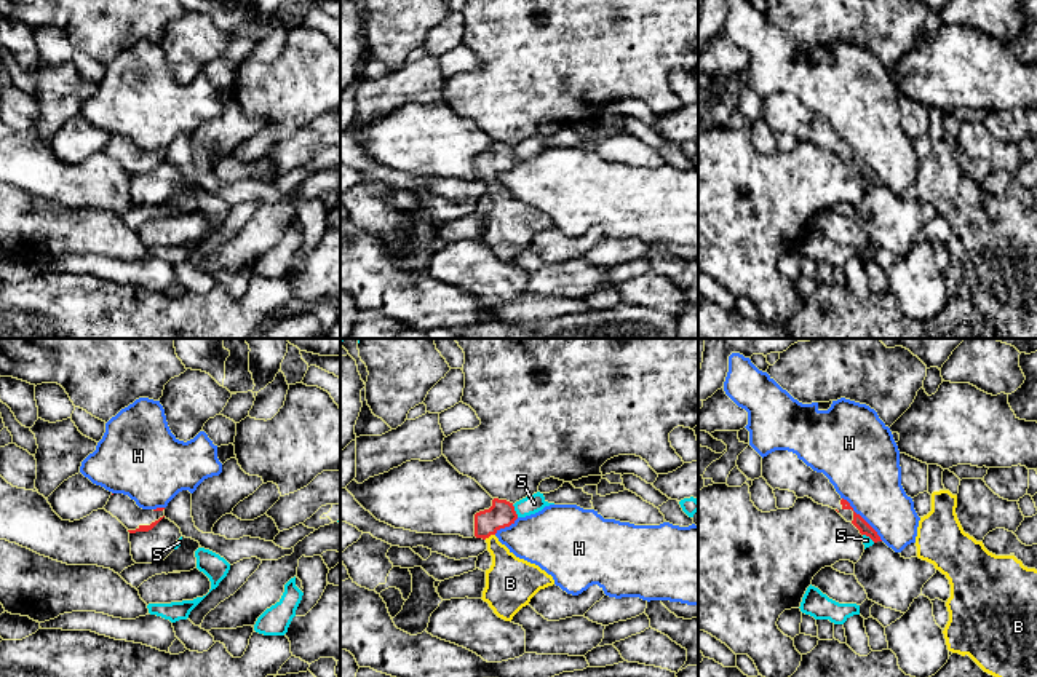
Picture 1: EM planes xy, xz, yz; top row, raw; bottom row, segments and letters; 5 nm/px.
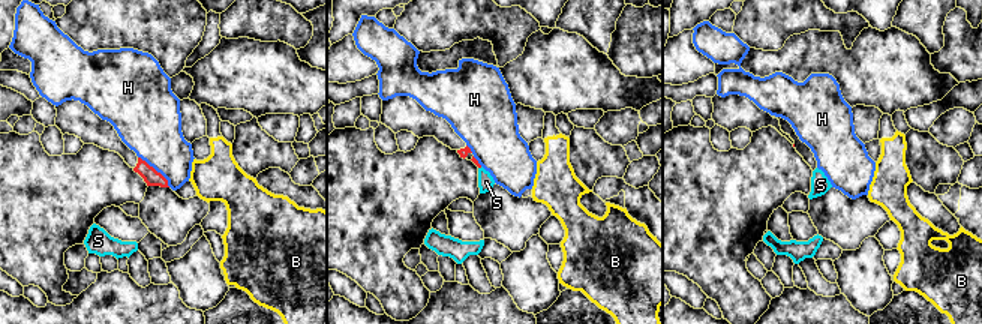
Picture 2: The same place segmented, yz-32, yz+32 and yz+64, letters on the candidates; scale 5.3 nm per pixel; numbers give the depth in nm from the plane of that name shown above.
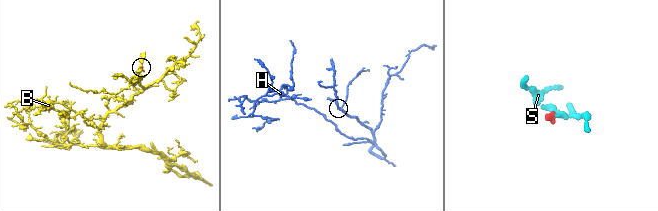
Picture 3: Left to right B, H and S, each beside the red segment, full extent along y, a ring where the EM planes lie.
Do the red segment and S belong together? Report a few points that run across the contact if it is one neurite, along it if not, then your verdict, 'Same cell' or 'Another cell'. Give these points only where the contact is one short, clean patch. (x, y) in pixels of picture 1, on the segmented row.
Line: xz (512, 505), (518, 516). Another cell

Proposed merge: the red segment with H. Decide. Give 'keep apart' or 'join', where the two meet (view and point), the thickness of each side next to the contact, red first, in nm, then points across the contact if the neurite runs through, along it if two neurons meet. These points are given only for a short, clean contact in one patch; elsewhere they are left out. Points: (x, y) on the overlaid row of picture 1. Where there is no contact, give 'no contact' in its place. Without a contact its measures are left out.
keep apart; contact yz (863, 519); calibres 60 and 360 nm

